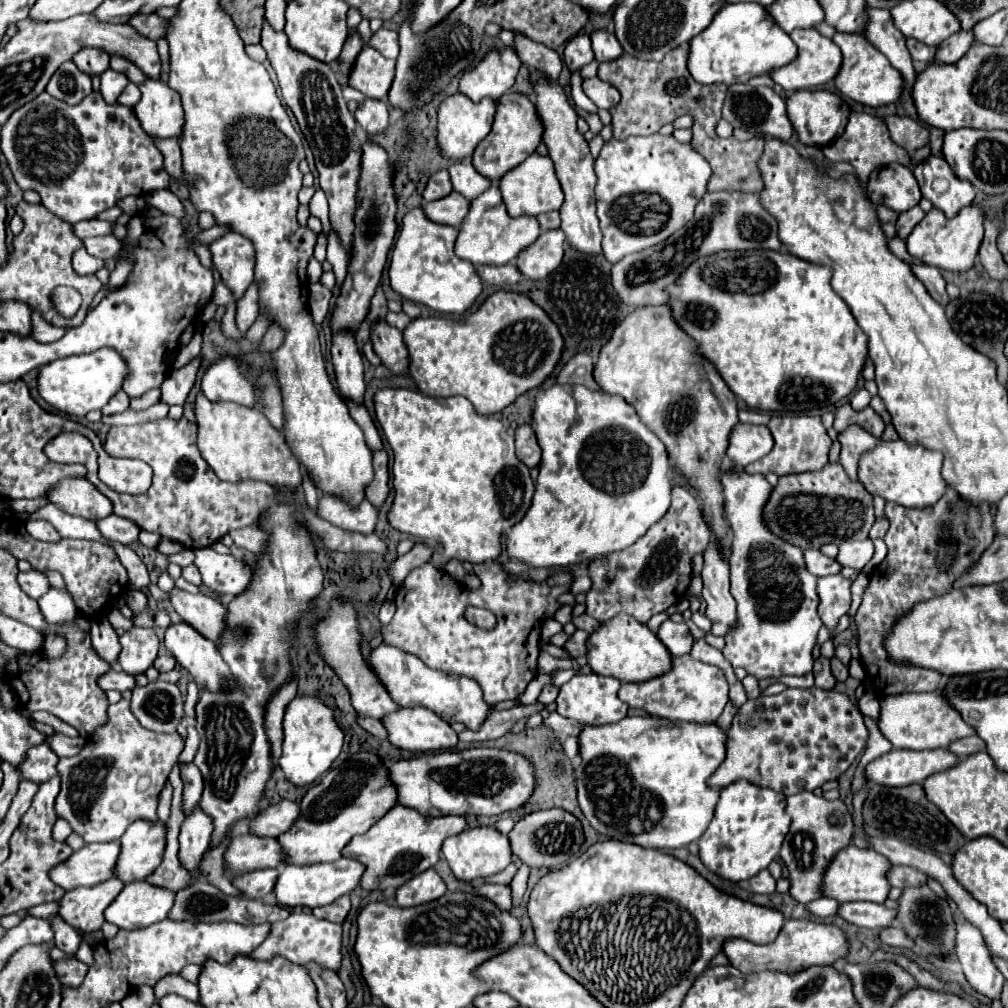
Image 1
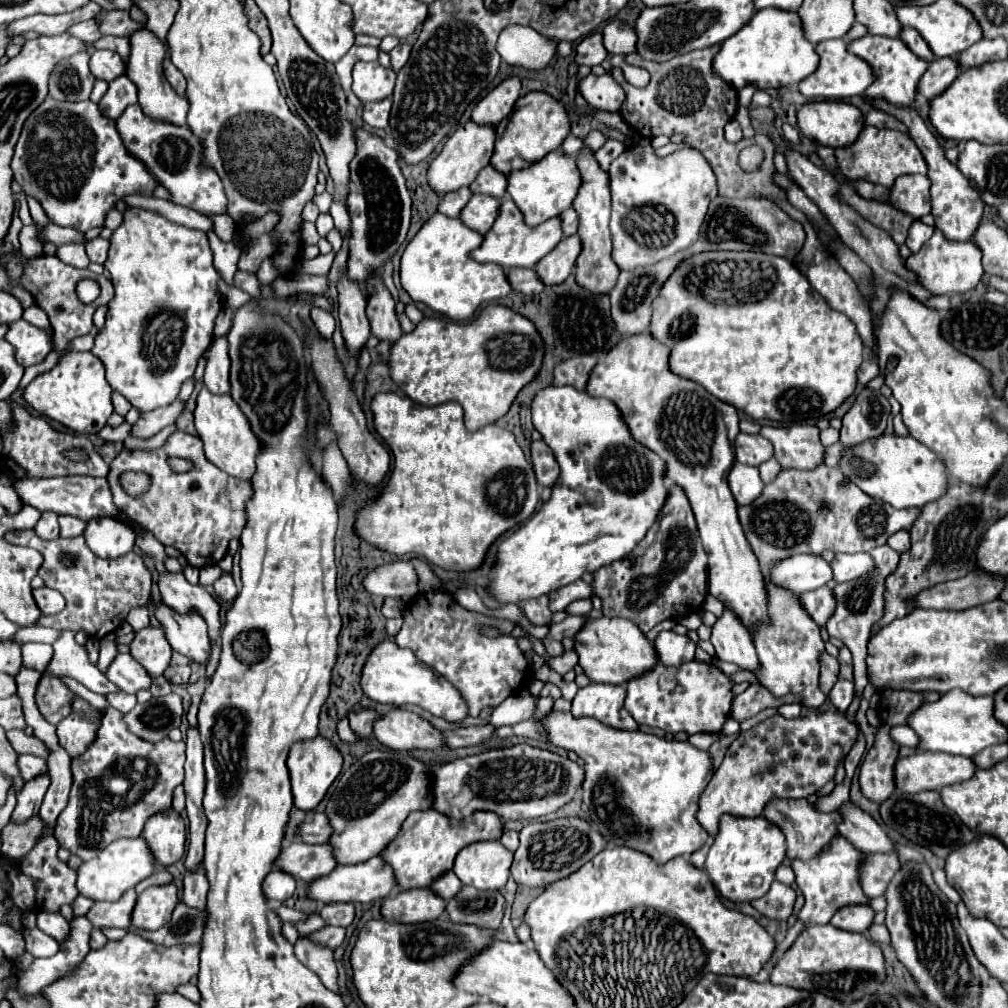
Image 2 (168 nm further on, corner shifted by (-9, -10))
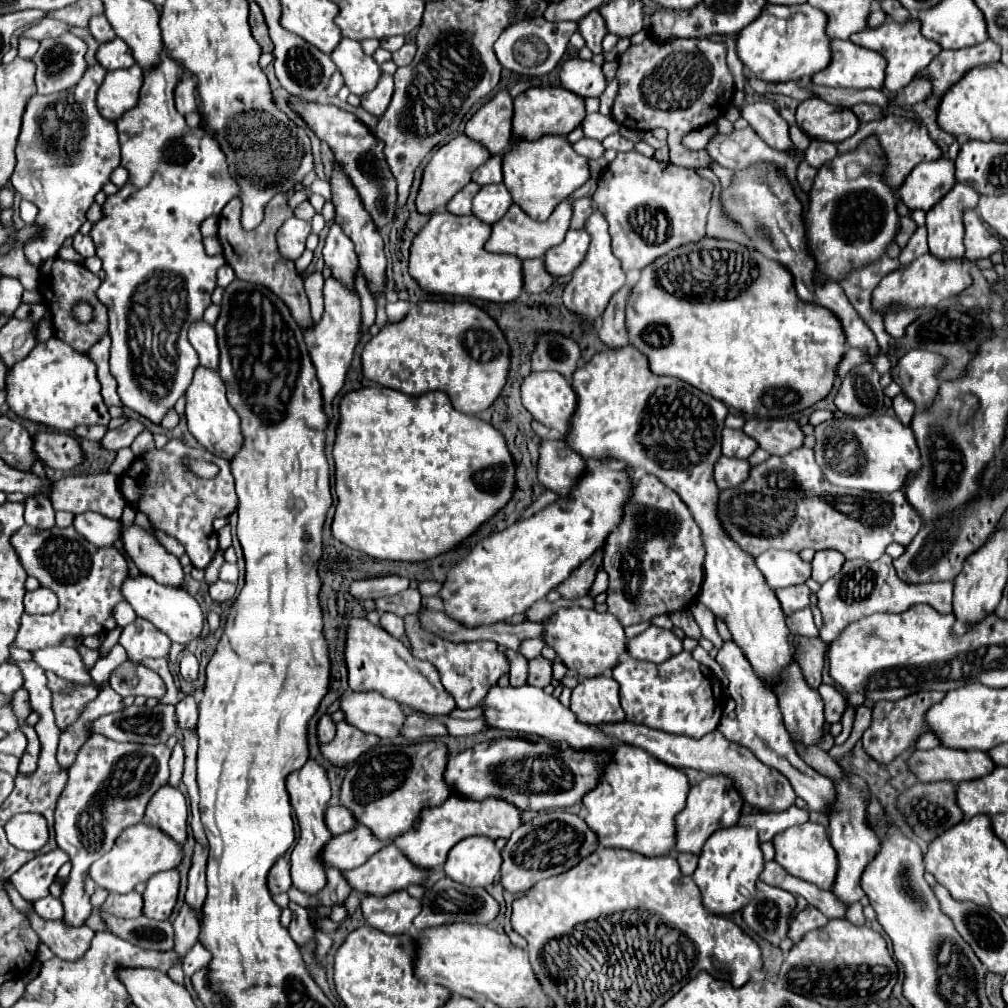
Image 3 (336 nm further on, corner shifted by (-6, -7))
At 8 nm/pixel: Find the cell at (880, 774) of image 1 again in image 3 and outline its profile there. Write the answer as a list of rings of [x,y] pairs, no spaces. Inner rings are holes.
[[[934,747],[928,751],[914,751],[908,759],[910,771],[918,781],[970,781],[984,777],[994,769],[992,759],[984,751],[962,751],[948,747]]]

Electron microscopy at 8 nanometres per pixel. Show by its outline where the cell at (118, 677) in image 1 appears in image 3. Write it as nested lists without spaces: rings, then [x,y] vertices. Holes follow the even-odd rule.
[[[48,647],[48,649],[38,649],[32,653],[34,663],[38,663],[44,671],[54,671],[62,679],[76,681],[82,685],[92,685],[92,677],[88,667],[82,661],[82,655],[72,649],[72,647]]]

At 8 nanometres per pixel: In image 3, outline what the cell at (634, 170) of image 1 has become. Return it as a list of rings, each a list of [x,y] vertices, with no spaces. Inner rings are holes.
[[[628,151],[618,153],[616,159],[608,163],[606,171],[598,179],[598,189],[592,195],[592,201],[606,215],[606,221],[610,225],[612,253],[622,261],[624,271],[632,271],[654,263],[654,259],[666,255],[682,243],[694,243],[702,239],[712,191],[714,183],[700,177],[696,169],[680,167],[670,161],[658,161],[656,157],[646,157],[638,151]]]

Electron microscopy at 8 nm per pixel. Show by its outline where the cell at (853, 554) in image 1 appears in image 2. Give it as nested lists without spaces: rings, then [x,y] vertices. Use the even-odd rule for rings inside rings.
[[[835,554],[829,566],[833,570],[835,582],[847,582],[873,570],[873,560],[869,554]]]

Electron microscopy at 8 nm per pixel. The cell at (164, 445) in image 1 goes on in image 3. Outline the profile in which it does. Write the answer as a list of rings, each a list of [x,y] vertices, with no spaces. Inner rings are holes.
[[[170,439],[162,449],[150,449],[144,455],[136,457],[120,477],[120,491],[126,503],[142,511],[158,531],[164,531],[166,535],[178,539],[180,545],[184,545],[186,555],[196,569],[206,569],[218,553],[218,535],[212,527],[214,519],[228,519],[238,511],[238,495],[234,489],[230,461],[210,455],[204,447],[190,447],[182,439]],[[184,457],[216,463],[220,467],[220,473],[210,481],[198,479],[182,467]]]

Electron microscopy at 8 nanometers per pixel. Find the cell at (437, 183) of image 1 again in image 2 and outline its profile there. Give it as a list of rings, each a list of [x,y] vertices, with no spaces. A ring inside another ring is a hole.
[[[461,188],[461,190],[455,190],[455,192],[449,192],[447,196],[441,198],[441,204],[439,204],[439,212],[445,214],[445,216],[451,216],[451,218],[457,218],[461,214],[461,210],[465,208],[465,204],[471,200],[473,192],[469,188]]]

